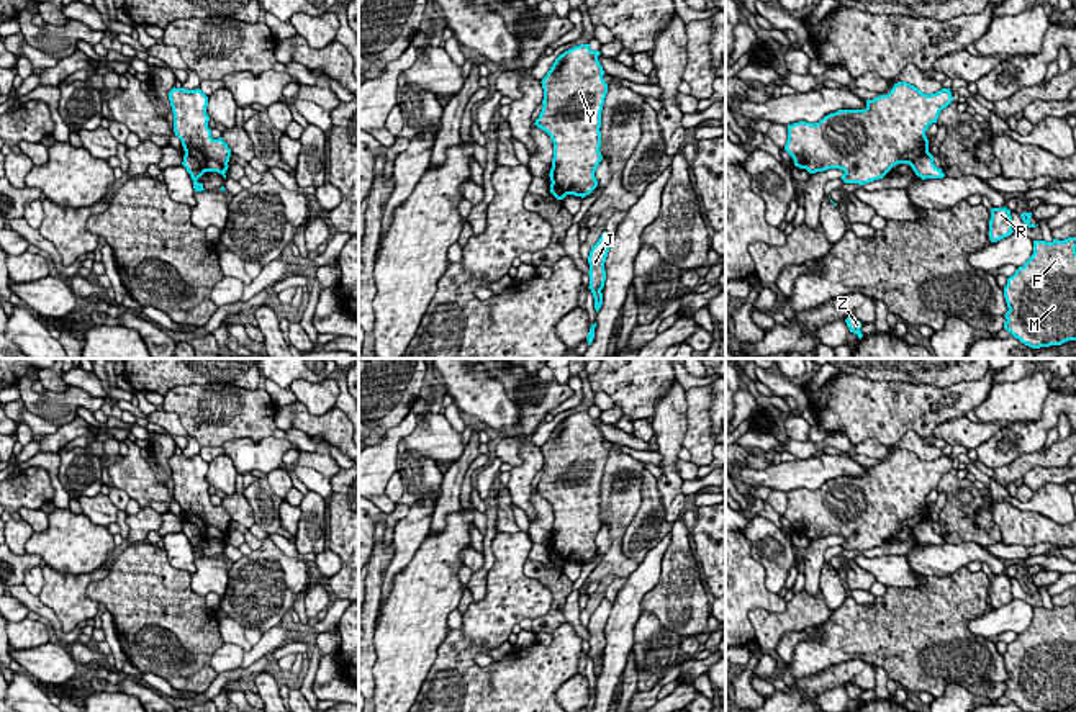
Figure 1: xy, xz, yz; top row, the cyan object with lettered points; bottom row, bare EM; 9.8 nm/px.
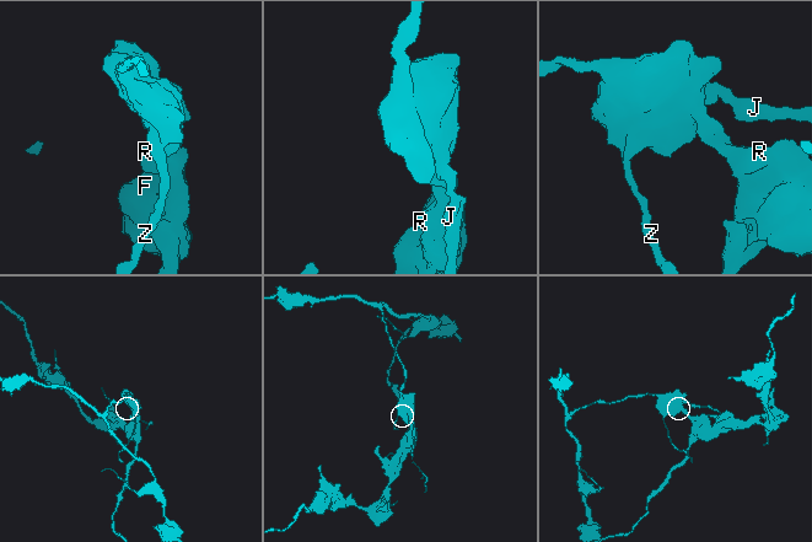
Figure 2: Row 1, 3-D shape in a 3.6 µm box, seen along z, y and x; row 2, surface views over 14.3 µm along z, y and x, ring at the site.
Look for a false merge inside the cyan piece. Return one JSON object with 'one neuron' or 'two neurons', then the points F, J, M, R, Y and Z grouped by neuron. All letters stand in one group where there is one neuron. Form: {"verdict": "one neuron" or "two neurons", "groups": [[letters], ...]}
{"verdict": "two neurons", "groups": [["F", "M", "R"], ["J", "Y", "Z"]]}

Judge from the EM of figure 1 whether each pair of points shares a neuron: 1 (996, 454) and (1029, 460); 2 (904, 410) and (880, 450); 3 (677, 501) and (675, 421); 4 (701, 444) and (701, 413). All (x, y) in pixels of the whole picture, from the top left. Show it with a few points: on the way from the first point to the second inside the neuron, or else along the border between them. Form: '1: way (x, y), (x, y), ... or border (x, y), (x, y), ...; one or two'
1: border (1039, 450), (1021, 454), (994, 470); two
2: border (855, 444), (865, 439), (877, 439), (886, 447); two
3: way (670, 482), (670, 441); one
4: way (701, 436), (701, 421); one

